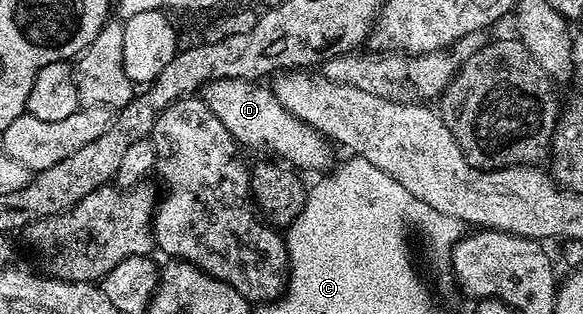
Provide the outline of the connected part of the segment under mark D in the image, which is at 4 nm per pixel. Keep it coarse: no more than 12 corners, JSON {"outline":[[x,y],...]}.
{"outline":[[215,79],[203,100],[242,146],[298,171],[334,146],[268,84]]}

